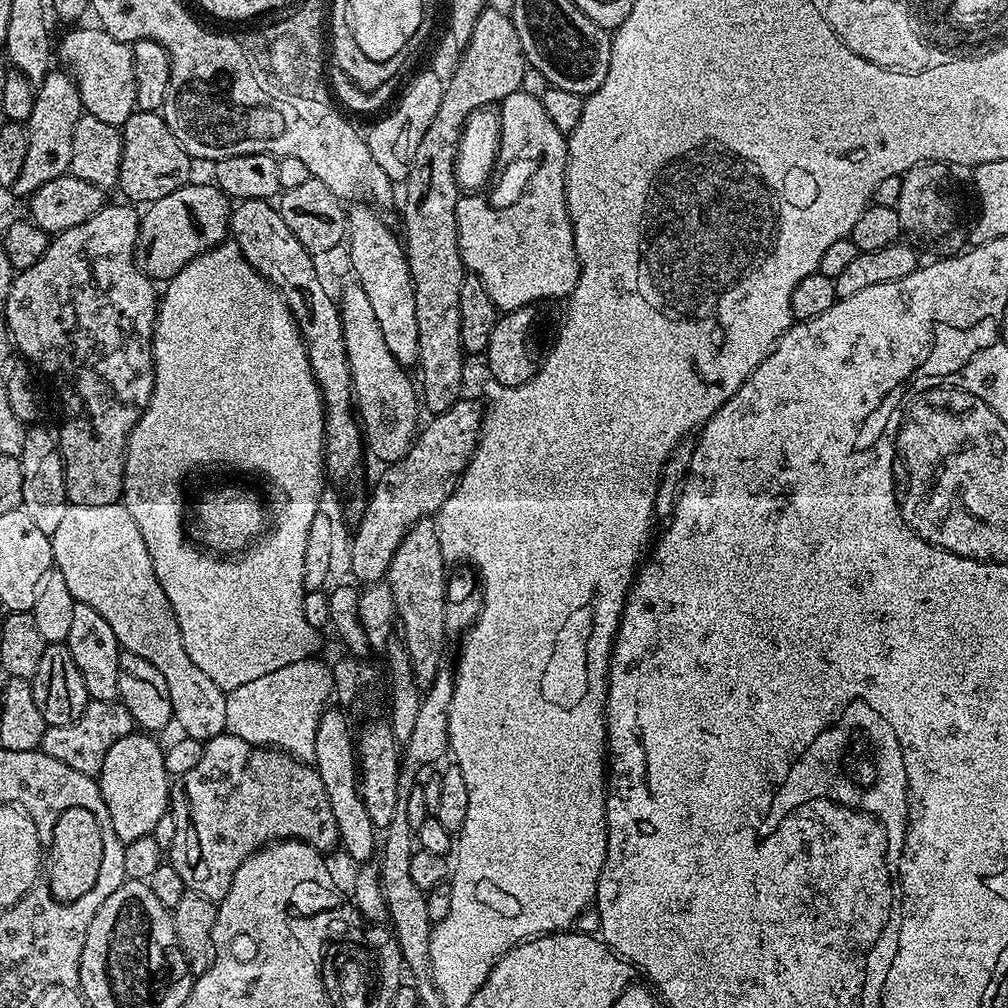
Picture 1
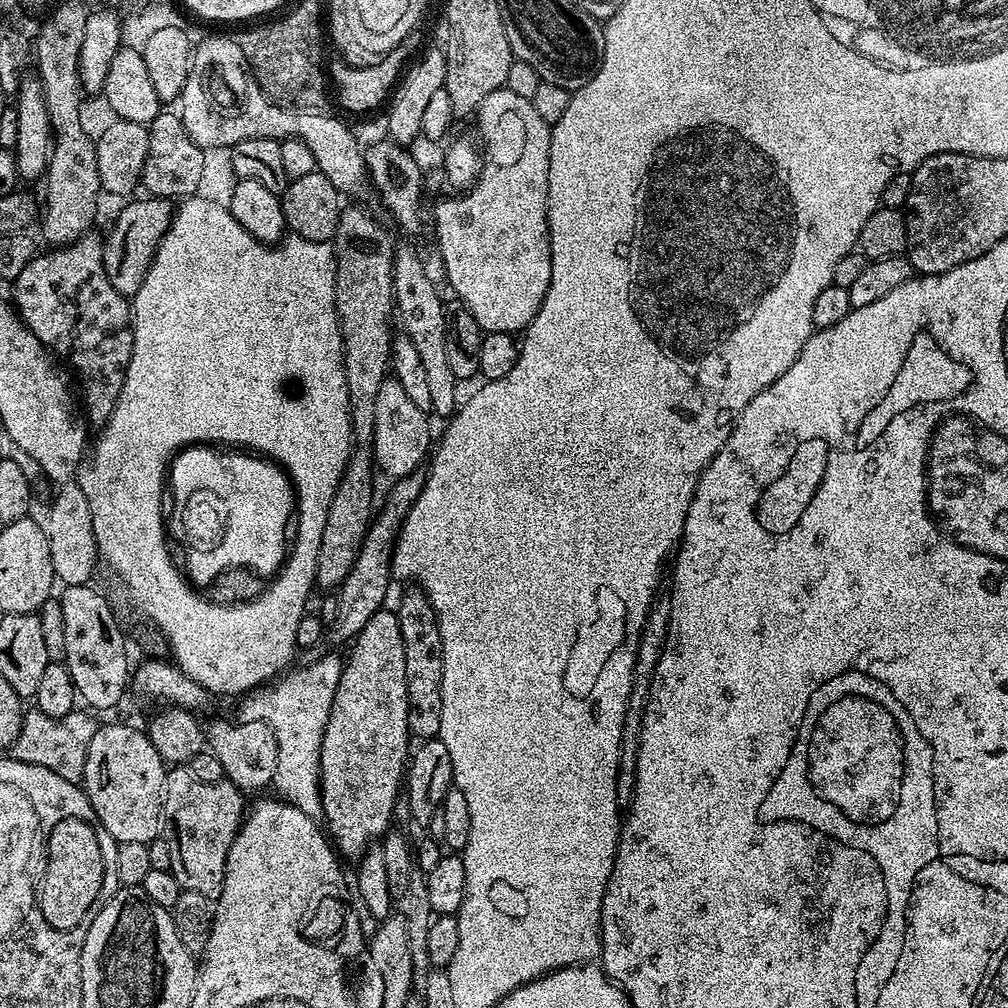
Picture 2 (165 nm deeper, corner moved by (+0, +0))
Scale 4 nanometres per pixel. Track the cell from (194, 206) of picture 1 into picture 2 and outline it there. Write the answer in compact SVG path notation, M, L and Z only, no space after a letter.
M143 198L144 200L129 199L124 209L116 216L116 225L112 233L104 240L104 269L106 278L118 294L126 298L136 295L144 285L146 274L156 256L156 248L164 233L168 231L169 223L174 215L174 208L164 198Z

